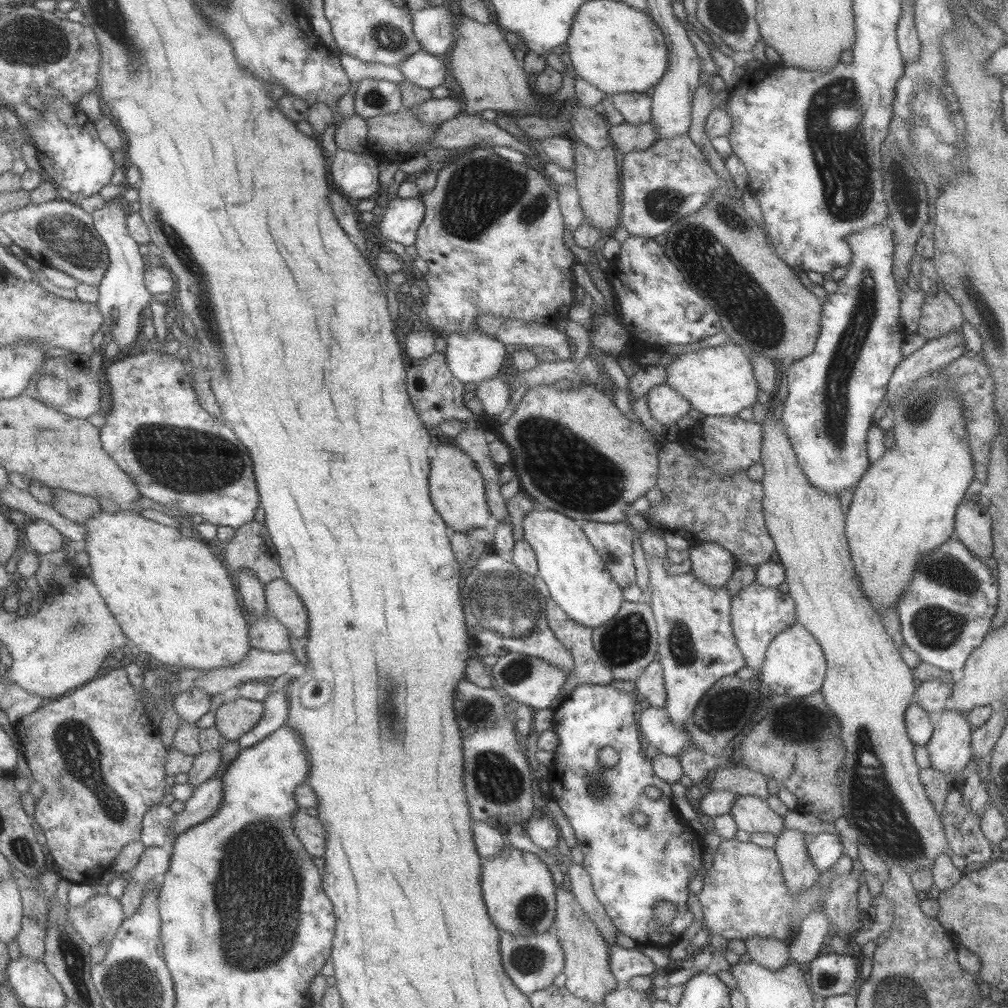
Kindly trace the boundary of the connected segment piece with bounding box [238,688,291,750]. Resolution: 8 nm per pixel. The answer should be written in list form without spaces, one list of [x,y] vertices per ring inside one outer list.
[[[286,688],[269,696],[265,704],[267,706],[267,712],[261,718],[259,726],[238,740],[240,750],[256,746],[256,744],[259,744],[259,742],[273,734],[275,730],[279,730],[279,728],[287,724],[291,705],[289,705]]]

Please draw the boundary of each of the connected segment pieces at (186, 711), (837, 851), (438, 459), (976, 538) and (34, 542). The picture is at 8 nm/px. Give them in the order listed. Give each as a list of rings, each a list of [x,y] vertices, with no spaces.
[[[191,688],[176,698],[173,708],[178,714],[180,722],[195,724],[201,716],[214,710],[215,706],[211,706],[211,696],[205,690]]]
[[[823,832],[815,836],[808,836],[805,843],[810,861],[820,872],[826,871],[841,856],[841,838]]]
[[[435,443],[432,454],[432,471],[430,472],[430,489],[435,508],[442,514],[445,522],[453,532],[467,534],[473,528],[489,524],[491,516],[487,500],[487,483],[478,464],[463,449],[457,446]]]
[[[966,499],[959,502],[956,506],[954,514],[955,537],[970,550],[973,556],[977,556],[977,558],[983,561],[992,556],[990,519],[991,516],[987,512],[987,507],[977,503],[977,501]]]
[[[33,519],[25,529],[25,541],[27,548],[35,550],[38,554],[49,554],[59,550],[65,542],[65,536],[49,521]]]

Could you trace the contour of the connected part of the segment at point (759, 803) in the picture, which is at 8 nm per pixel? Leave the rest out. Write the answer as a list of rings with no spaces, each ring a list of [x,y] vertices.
[[[737,795],[728,810],[728,815],[733,818],[738,830],[748,834],[769,832],[777,836],[784,829],[782,816],[775,814],[758,796]]]

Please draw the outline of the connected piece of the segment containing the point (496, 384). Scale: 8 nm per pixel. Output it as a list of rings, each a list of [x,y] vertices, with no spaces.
[[[493,377],[478,382],[475,394],[480,399],[487,418],[493,420],[501,416],[501,412],[505,412],[509,404],[511,386],[503,377]]]

